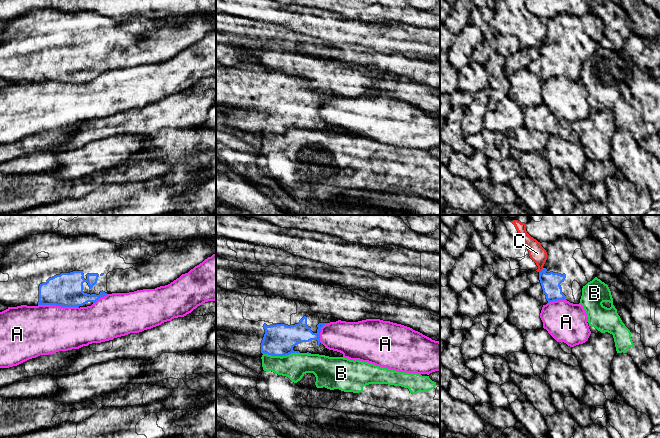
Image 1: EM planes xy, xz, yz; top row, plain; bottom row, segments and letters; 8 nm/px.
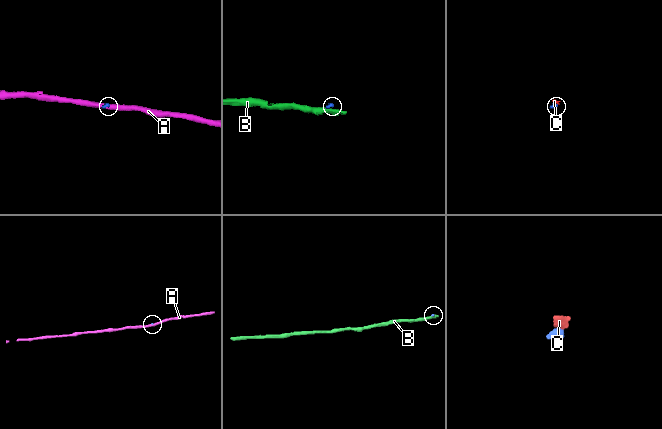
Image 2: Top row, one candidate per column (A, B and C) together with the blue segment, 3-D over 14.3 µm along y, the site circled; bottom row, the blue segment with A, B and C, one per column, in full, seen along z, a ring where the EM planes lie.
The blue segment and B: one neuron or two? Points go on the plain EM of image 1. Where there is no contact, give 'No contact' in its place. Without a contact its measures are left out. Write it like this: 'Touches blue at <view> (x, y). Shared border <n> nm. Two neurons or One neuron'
Touches blue at xz (281, 132). Shared border 300 nm. Two neurons

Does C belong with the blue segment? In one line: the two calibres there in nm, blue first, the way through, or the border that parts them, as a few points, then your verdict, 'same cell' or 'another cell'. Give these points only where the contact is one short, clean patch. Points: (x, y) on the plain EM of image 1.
calibres 160 and 140 nm; border yz (543, 44), (539, 49); another cell

